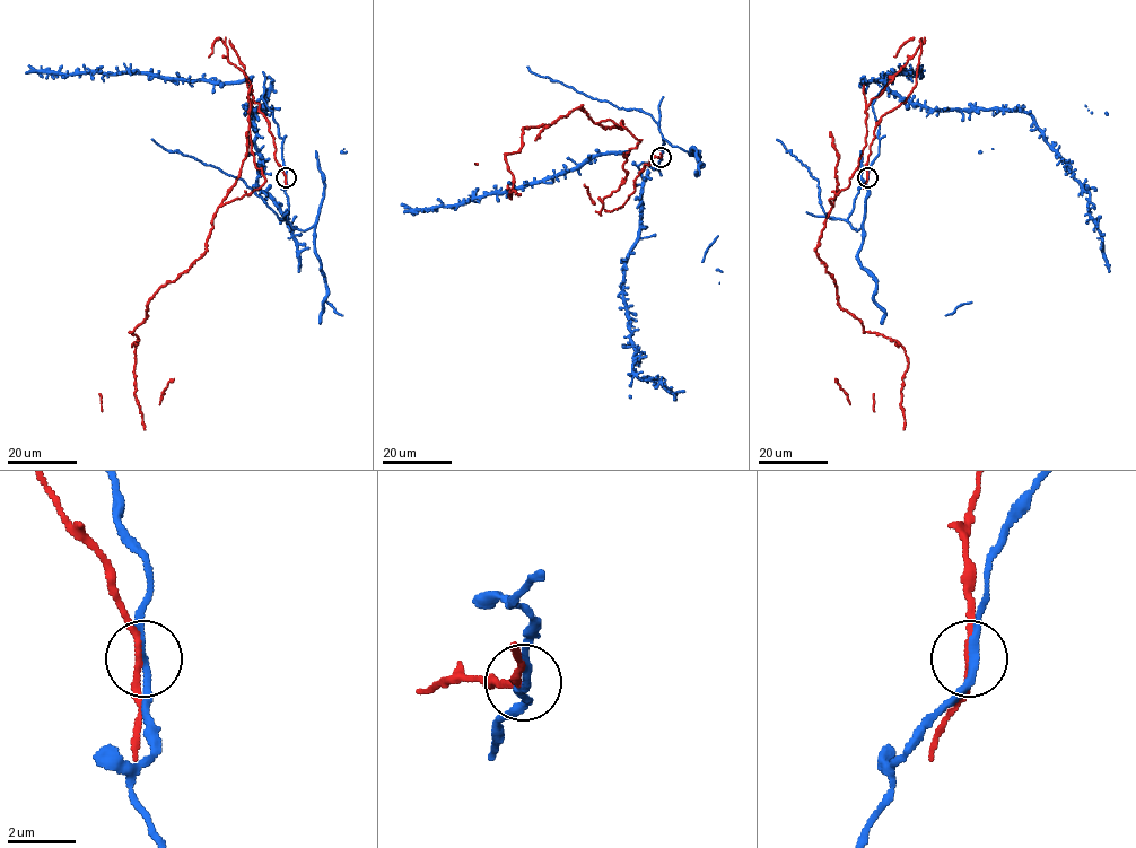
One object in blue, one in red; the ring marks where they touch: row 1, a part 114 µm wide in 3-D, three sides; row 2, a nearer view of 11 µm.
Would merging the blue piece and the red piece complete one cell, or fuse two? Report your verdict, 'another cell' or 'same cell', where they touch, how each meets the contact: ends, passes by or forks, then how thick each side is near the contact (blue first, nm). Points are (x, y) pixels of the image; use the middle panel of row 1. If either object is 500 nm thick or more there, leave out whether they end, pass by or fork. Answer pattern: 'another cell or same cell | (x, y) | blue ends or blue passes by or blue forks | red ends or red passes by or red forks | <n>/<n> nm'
another cell | (661, 157) | blue passes by | red passes by | 220/170 nm

